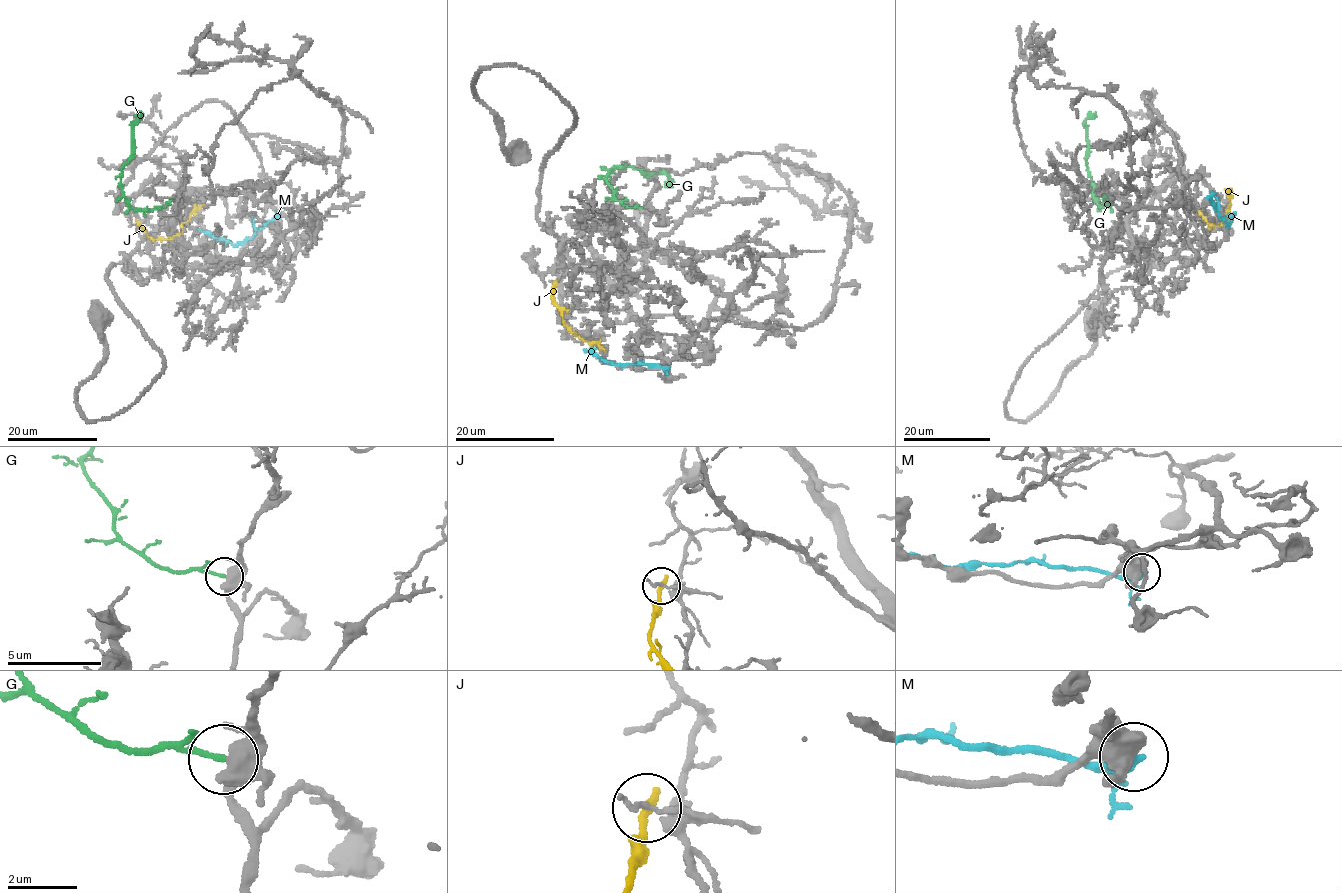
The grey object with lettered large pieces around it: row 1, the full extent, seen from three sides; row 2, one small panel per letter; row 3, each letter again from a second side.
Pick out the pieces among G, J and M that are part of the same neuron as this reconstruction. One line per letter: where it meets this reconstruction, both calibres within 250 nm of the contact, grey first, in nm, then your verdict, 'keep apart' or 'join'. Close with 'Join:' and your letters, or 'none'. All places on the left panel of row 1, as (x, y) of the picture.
G: (174, 199) | 440/170 nm | join
J: (138, 224) | 130/240 nm | keep apart
M: (279, 218) | 440/240 nm | keep apart
Join: G

